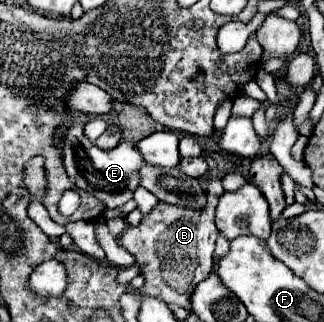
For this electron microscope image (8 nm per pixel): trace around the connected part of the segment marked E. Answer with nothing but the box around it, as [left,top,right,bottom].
[64,120,144,208]

